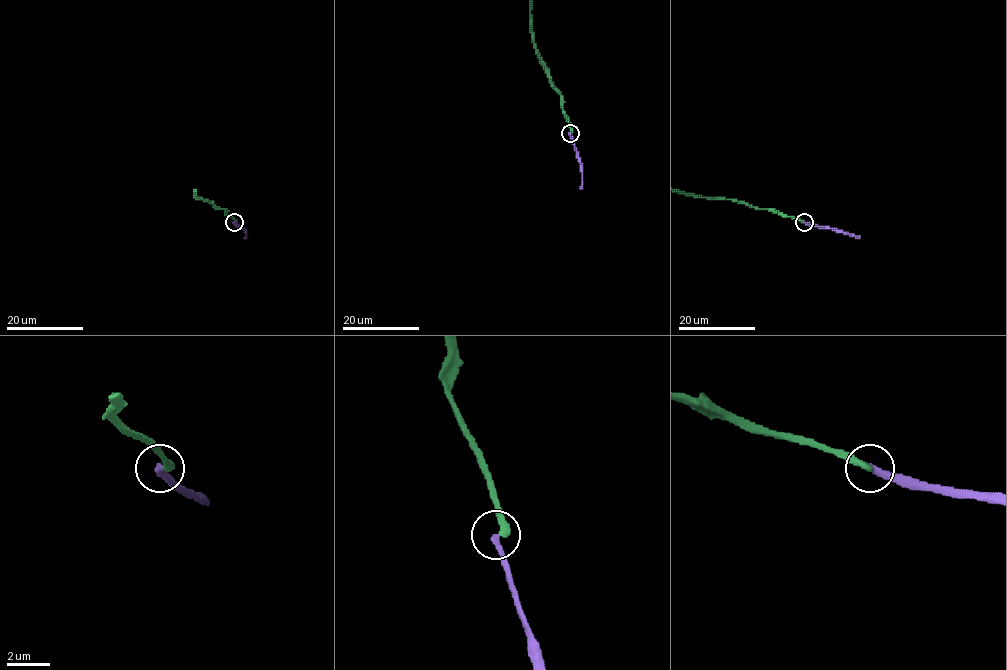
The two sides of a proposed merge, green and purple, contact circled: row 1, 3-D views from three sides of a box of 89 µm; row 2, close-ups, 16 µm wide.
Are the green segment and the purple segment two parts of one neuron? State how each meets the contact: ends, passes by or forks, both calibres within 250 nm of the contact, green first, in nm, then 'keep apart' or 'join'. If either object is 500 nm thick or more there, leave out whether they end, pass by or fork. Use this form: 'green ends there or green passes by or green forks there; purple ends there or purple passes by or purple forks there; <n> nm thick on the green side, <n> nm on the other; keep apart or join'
green ends there; purple ends there; 320 nm thick on the green side, 320 nm on the other; keep apart

